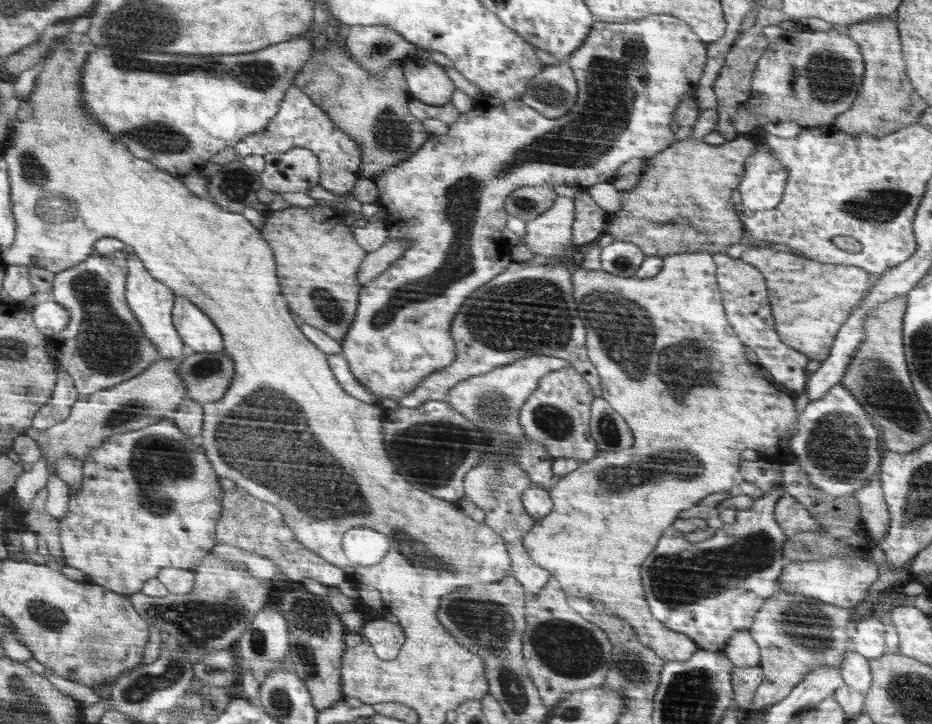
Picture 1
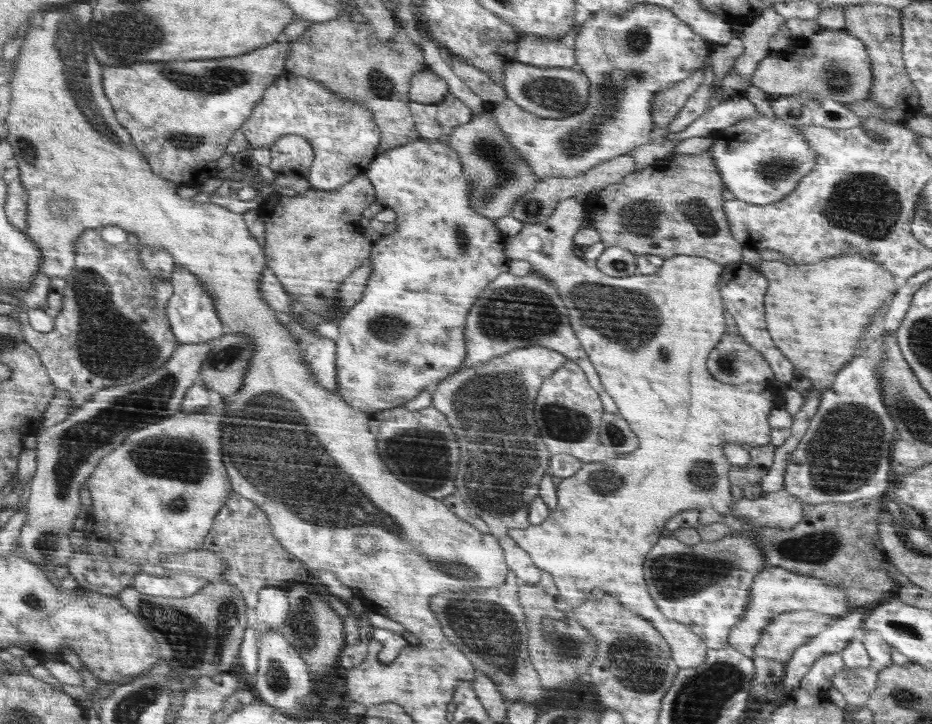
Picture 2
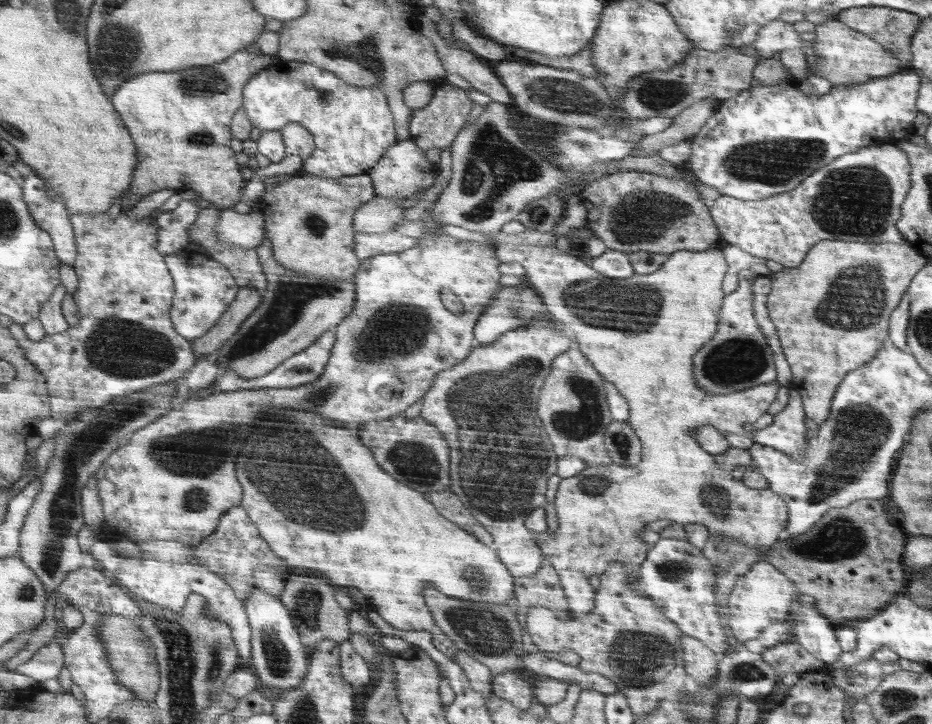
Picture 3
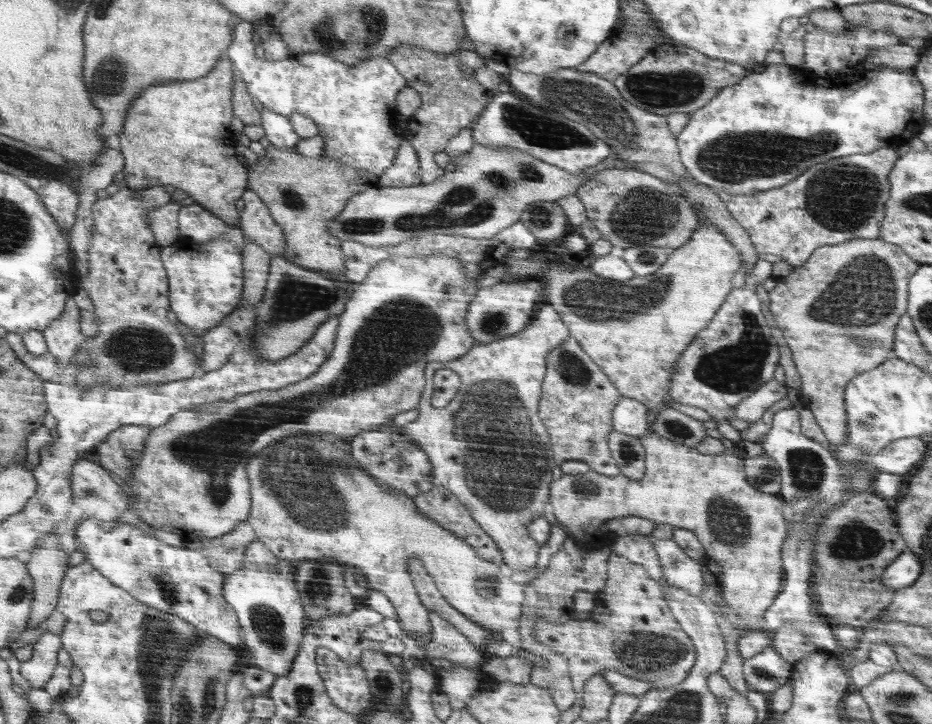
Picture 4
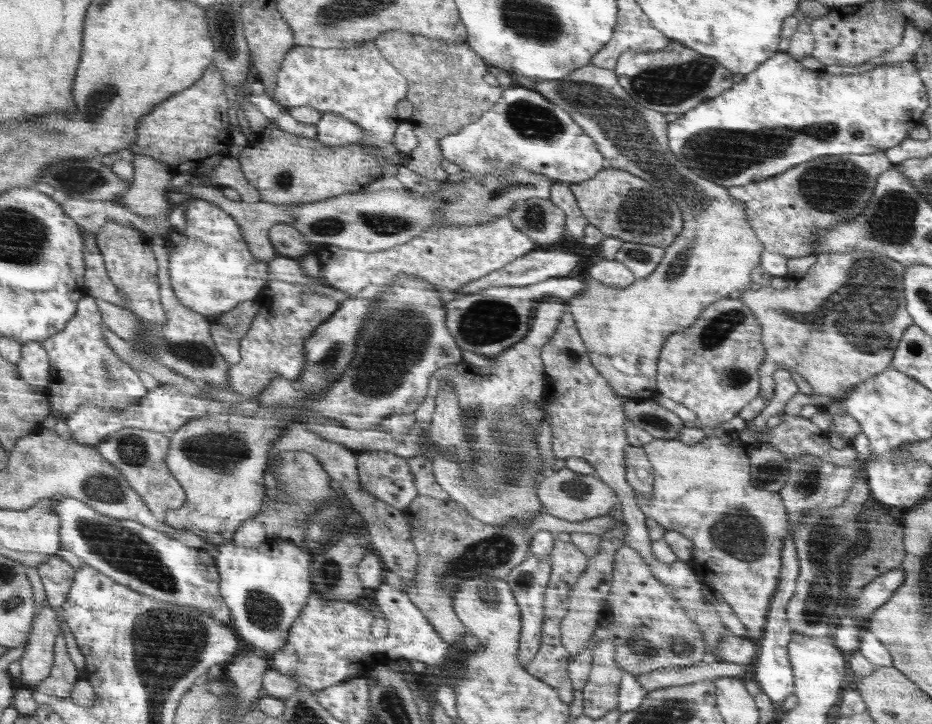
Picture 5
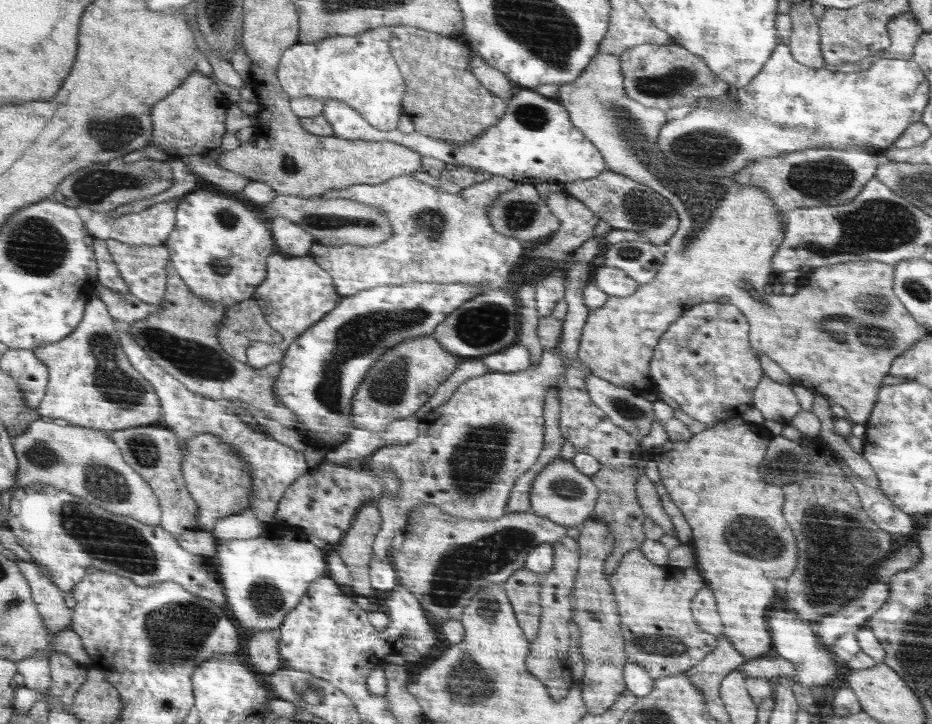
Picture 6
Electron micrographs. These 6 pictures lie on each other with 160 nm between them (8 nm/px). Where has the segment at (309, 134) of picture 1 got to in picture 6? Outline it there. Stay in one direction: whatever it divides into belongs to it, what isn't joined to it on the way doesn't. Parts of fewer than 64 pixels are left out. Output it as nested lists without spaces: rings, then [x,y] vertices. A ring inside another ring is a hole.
[[[391,27],[373,28],[356,36],[330,37],[317,43],[304,44],[297,42],[287,48],[282,55],[277,70],[279,83],[289,97],[312,97],[318,100],[336,99],[354,107],[374,128],[378,130],[394,130],[400,118],[400,102],[403,102],[407,84],[404,76],[400,76],[398,67],[390,52]]]

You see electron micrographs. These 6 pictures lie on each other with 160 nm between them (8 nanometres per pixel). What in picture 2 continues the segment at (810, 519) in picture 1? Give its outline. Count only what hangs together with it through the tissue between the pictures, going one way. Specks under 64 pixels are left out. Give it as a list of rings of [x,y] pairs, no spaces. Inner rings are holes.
[[[575,197],[561,201],[548,220],[540,224],[526,225],[518,234],[514,236],[510,235],[505,243],[505,255],[509,257],[510,261],[526,260],[526,262],[532,265],[531,270],[534,273],[541,274],[548,280],[554,280],[554,286],[556,286],[556,290],[558,290],[558,294],[560,294],[566,310],[568,310],[571,327],[578,330],[578,340],[582,342],[582,349],[588,354],[588,360],[590,360],[595,372],[598,374],[601,384],[605,388],[605,392],[614,400],[616,408],[618,408],[618,413],[639,438],[639,445],[638,448],[630,454],[616,454],[616,452],[607,449],[606,460],[604,460],[604,462],[583,463],[576,474],[570,476],[568,479],[563,479],[558,485],[558,508],[556,508],[556,510],[553,509],[553,512],[544,523],[540,523],[539,525],[531,524],[525,529],[513,529],[509,531],[509,535],[517,541],[518,545],[521,545],[521,547],[529,553],[533,559],[533,563],[538,565],[538,568],[541,568],[543,572],[550,572],[553,580],[556,582],[557,588],[560,590],[562,598],[573,608],[574,606],[582,604],[585,600],[592,598],[590,592],[592,592],[593,588],[600,588],[604,590],[604,592],[608,592],[608,594],[614,596],[616,600],[622,600],[622,605],[625,605],[625,607],[632,612],[645,617],[646,621],[649,621],[658,632],[662,633],[662,636],[668,641],[669,647],[673,651],[673,659],[676,661],[680,670],[682,668],[700,666],[706,658],[707,646],[698,635],[694,634],[694,631],[689,630],[684,624],[680,624],[680,622],[676,620],[670,620],[670,617],[667,617],[665,613],[657,607],[657,603],[653,599],[653,595],[649,592],[648,585],[645,583],[645,577],[642,578],[642,564],[645,562],[644,558],[646,558],[646,554],[649,554],[649,552],[653,550],[658,539],[662,537],[661,532],[664,530],[666,522],[679,512],[690,508],[702,508],[702,510],[713,508],[723,516],[732,511],[737,517],[743,517],[743,520],[745,520],[747,524],[762,526],[762,528],[789,529],[790,526],[796,527],[797,524],[801,522],[804,516],[804,506],[801,500],[798,500],[793,494],[788,494],[785,491],[762,493],[754,500],[743,496],[739,502],[736,502],[732,499],[732,485],[727,474],[732,465],[725,457],[724,448],[726,443],[736,443],[742,446],[748,444],[751,447],[757,447],[764,446],[770,442],[772,432],[770,432],[770,426],[768,426],[768,416],[770,416],[770,410],[774,408],[774,404],[777,404],[778,391],[772,390],[772,385],[768,384],[726,384],[726,382],[718,381],[717,378],[712,378],[712,376],[706,372],[706,358],[708,358],[708,354],[712,354],[718,344],[722,342],[724,336],[726,336],[726,334],[724,334],[724,332],[726,332],[726,322],[724,322],[724,314],[722,314],[720,264],[716,264],[716,261],[710,260],[707,257],[676,255],[665,259],[663,265],[654,274],[643,275],[636,272],[632,276],[608,276],[606,273],[596,271],[593,266],[586,265],[574,244],[574,235],[581,229],[583,220],[585,219],[583,209],[583,204],[576,201]]]

